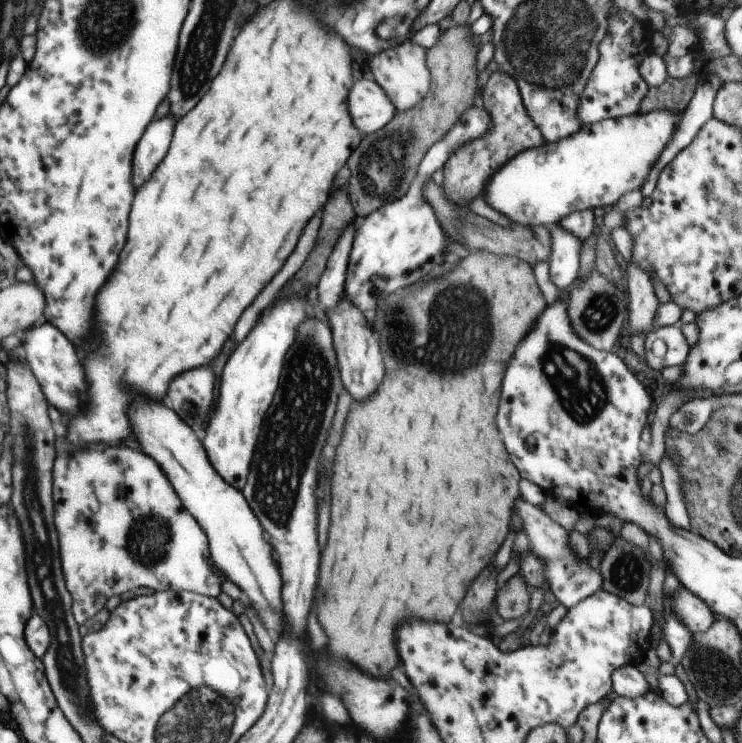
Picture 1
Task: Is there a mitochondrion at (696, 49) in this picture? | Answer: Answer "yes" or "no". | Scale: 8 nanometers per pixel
no

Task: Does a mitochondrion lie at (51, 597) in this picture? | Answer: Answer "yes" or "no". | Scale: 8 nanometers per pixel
yes

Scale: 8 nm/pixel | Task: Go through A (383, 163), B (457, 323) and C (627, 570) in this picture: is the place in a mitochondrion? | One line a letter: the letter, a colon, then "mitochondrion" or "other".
A: mitochondrion
B: mitochondrion
C: mitochondrion

